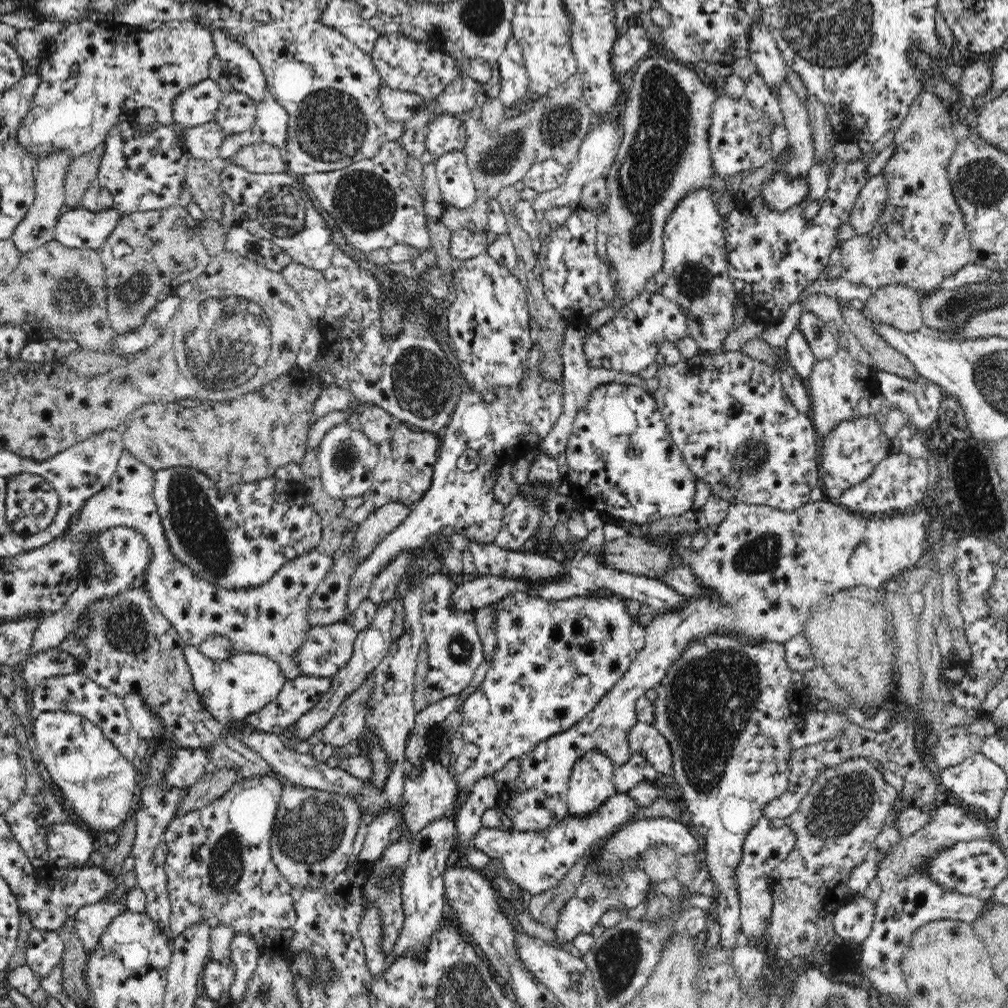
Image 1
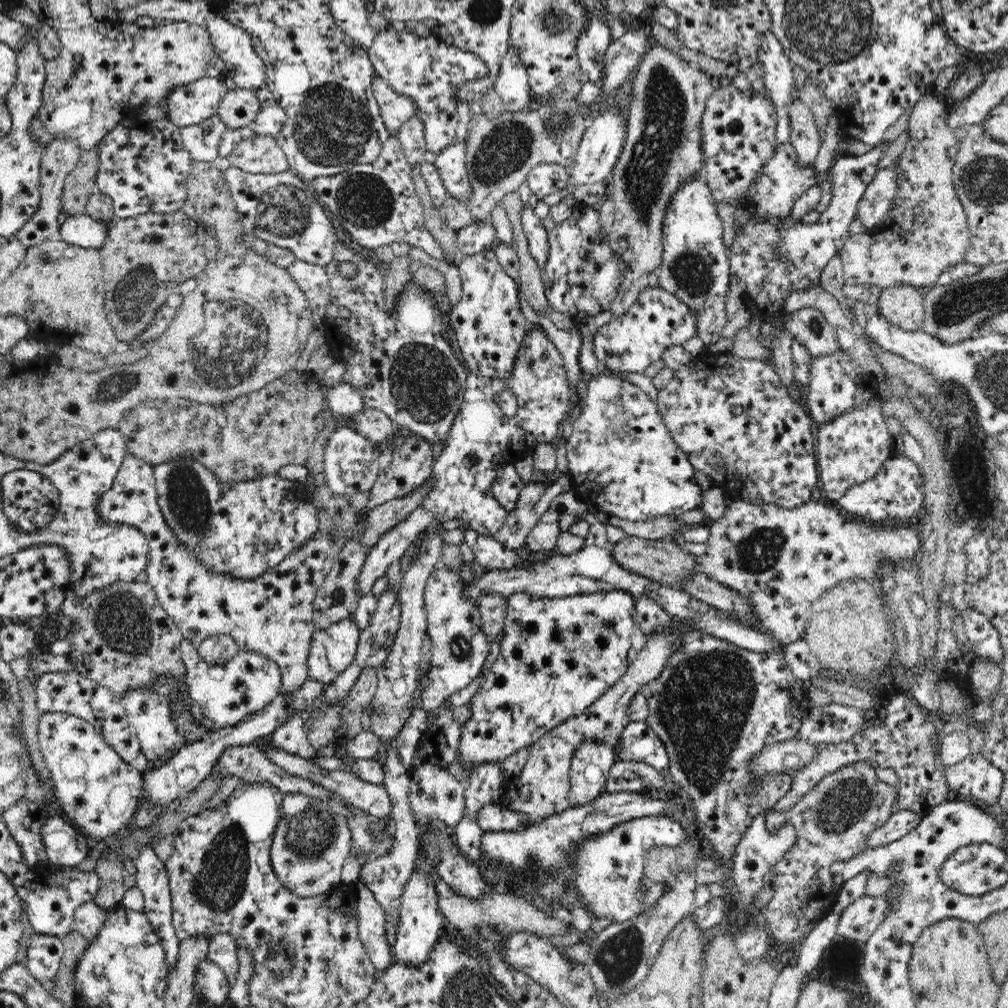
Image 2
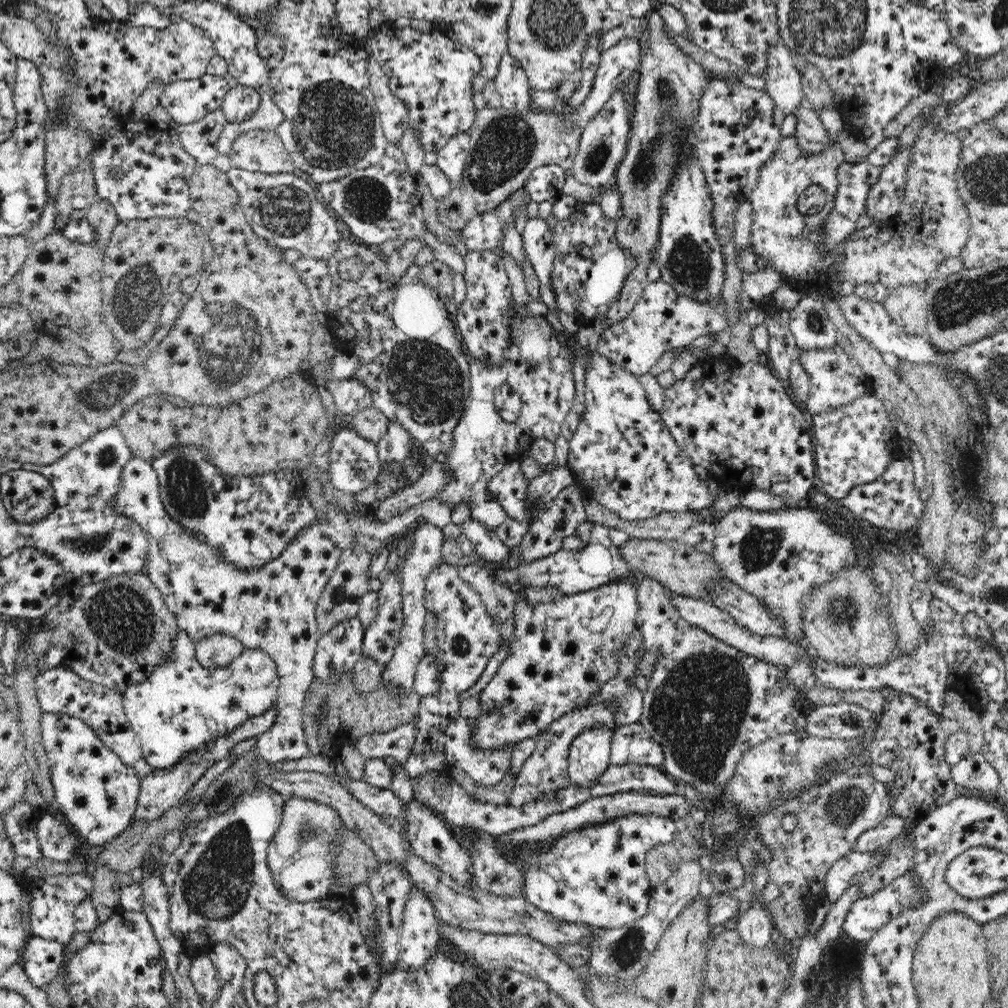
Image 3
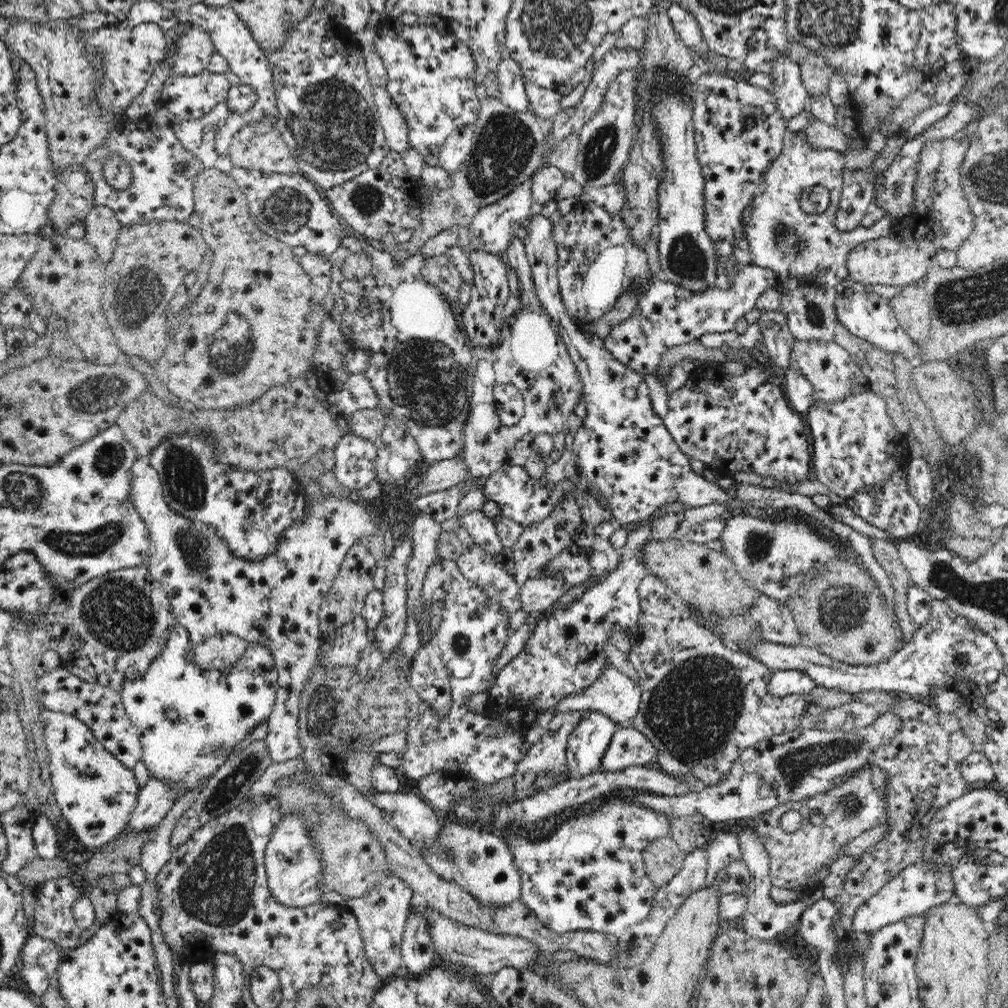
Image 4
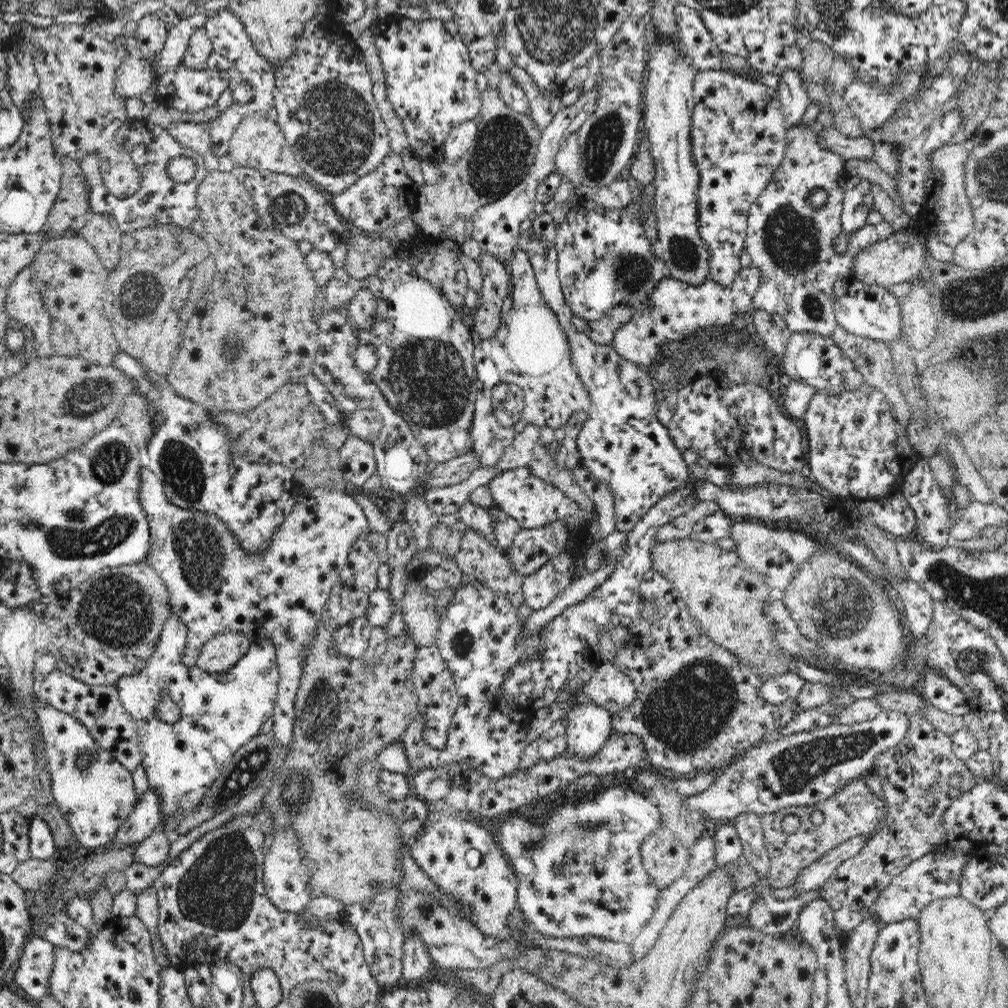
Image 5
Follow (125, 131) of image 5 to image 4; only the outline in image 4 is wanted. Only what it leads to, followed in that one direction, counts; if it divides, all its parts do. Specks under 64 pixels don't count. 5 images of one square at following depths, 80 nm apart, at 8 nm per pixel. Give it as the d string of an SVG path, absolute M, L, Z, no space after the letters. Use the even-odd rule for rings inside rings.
M152 120L144 121L141 123L127 121L125 124L120 124L118 128L106 138L106 142L102 146L98 146L92 154L90 154L81 167L81 171L90 176L93 182L93 203L92 205L106 206L116 213L121 226L130 224L142 224L150 221L180 221L182 223L188 223L190 216L195 212L193 209L194 204L194 179L204 170L204 166L200 163L200 160L190 153L188 150L181 146L175 133L170 127L158 126ZM118 153L118 155L124 157L126 161L130 162L134 173L134 184L124 190L124 192L115 192L104 179L102 172L102 165L104 160L110 157L110 154ZM179 165L186 165L188 170L181 173L177 170Z

